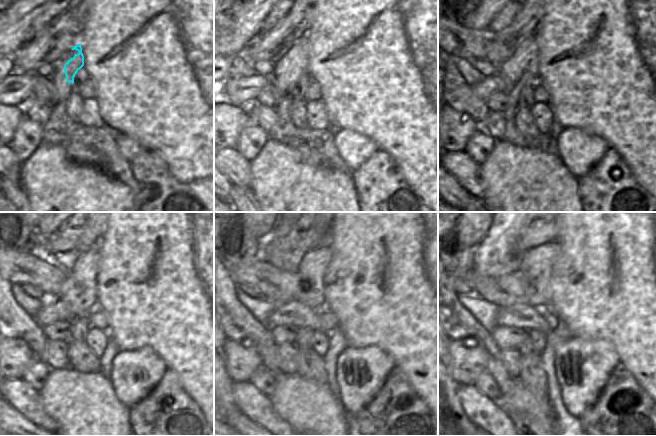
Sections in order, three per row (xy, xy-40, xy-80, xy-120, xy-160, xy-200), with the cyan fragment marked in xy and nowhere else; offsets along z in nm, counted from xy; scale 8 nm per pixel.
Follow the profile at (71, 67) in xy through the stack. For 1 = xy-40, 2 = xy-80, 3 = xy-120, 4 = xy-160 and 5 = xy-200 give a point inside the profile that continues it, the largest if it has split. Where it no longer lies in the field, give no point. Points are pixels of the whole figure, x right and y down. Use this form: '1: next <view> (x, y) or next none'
1: next xy-40 (299, 66)
2: next xy-80 (525, 70)
3: next xy-120 (82, 294)
4: next xy-160 (313, 266)
5: next xy-200 (537, 265)

